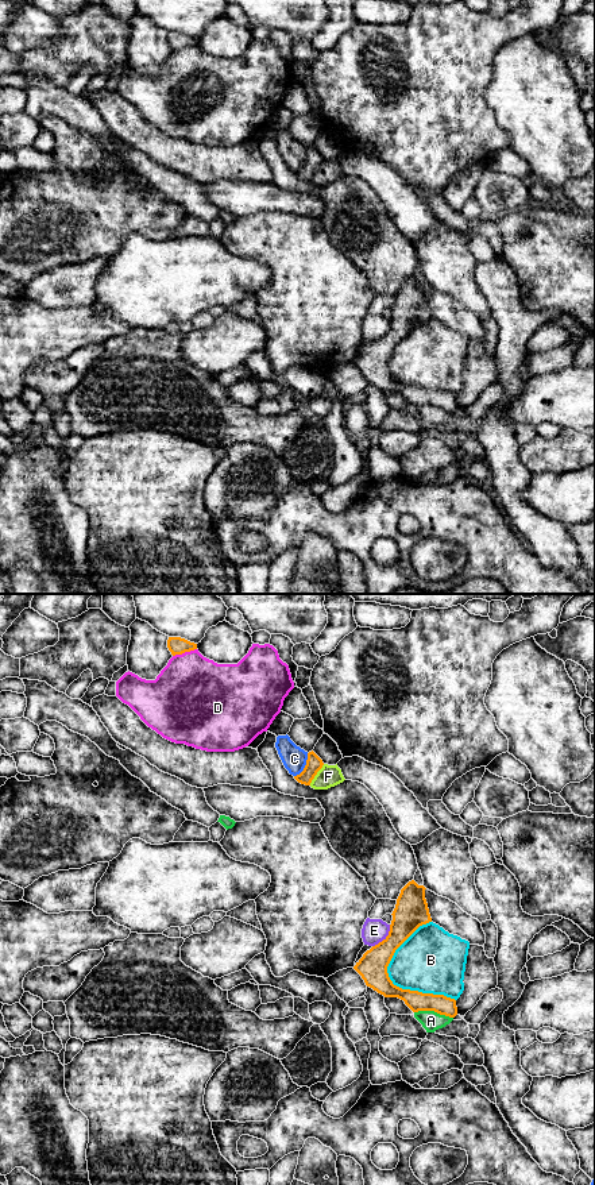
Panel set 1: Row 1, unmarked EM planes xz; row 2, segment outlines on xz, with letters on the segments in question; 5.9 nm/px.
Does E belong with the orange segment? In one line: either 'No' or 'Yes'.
No

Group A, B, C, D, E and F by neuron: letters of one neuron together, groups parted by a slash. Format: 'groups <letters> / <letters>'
groups A / B / C / D / E / F

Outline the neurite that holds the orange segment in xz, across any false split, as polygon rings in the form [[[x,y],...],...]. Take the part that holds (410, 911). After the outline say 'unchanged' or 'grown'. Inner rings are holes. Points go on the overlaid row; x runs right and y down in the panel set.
[[[414,880],[409,881],[397,899],[389,935],[367,950],[353,969],[362,976],[366,985],[385,997],[398,997],[413,1011],[434,1011],[440,1015],[455,1018],[456,1000],[444,995],[422,993],[402,989],[393,984],[387,966],[395,950],[422,925],[432,922],[425,887]]]; unchanged

